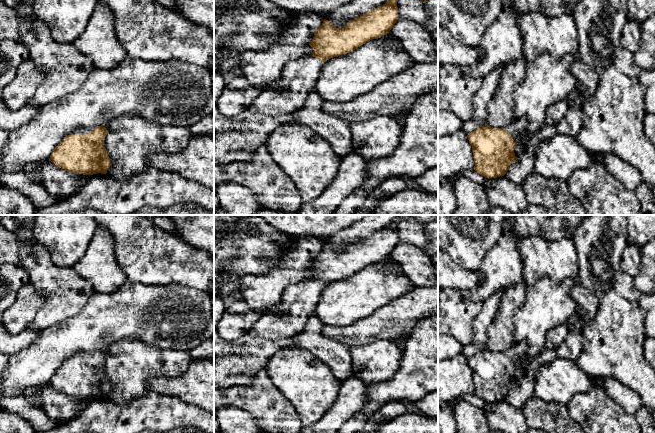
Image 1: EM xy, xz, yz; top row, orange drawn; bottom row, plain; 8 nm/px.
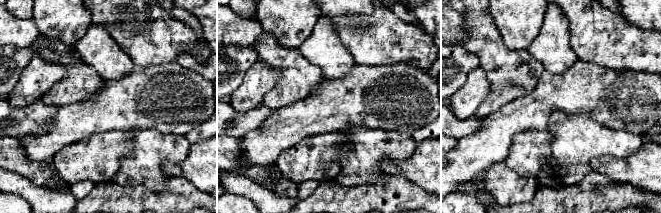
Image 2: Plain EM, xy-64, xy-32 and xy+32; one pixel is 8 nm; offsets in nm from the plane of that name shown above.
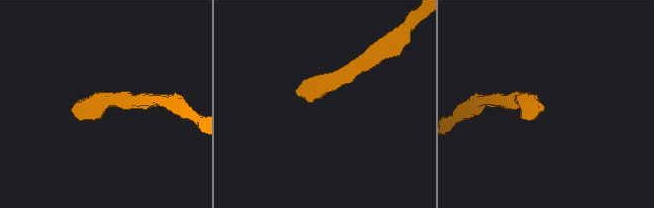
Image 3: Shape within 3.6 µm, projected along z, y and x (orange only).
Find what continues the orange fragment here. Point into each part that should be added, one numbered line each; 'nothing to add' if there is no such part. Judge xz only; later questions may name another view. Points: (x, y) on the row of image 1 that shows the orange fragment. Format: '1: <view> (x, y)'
1: xz (299, 76)

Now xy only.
1: xy (87, 130)

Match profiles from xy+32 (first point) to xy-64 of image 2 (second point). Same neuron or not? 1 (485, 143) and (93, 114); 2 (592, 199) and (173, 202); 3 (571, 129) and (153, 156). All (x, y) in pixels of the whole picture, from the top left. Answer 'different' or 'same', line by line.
1: same
2: same
3: same

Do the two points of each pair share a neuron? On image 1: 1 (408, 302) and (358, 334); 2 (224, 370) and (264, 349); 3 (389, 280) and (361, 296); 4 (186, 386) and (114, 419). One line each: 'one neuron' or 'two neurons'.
1: one neuron
2: one neuron
3: one neuron
4: two neurons

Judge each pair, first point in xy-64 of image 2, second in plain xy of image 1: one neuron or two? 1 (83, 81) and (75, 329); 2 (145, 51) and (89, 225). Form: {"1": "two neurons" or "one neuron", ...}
{"1": "two neurons", "2": "two neurons"}

